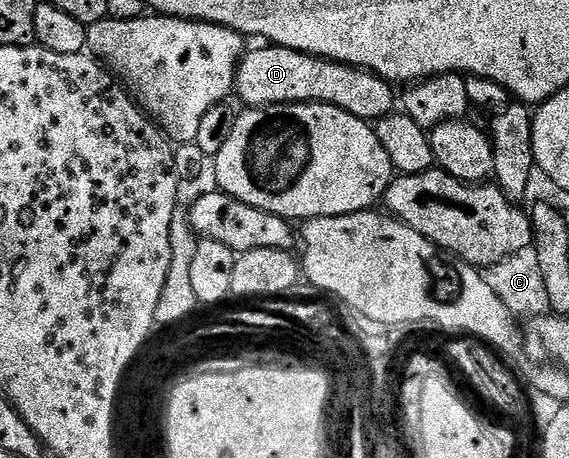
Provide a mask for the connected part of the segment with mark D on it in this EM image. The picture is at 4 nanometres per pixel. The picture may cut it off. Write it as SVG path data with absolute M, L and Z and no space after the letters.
M264 44L261 47L261 50L249 49L236 67L234 94L244 101L245 107L285 106L288 102L325 102L353 111L365 120L379 120L393 113L393 87L383 78L285 46Z

